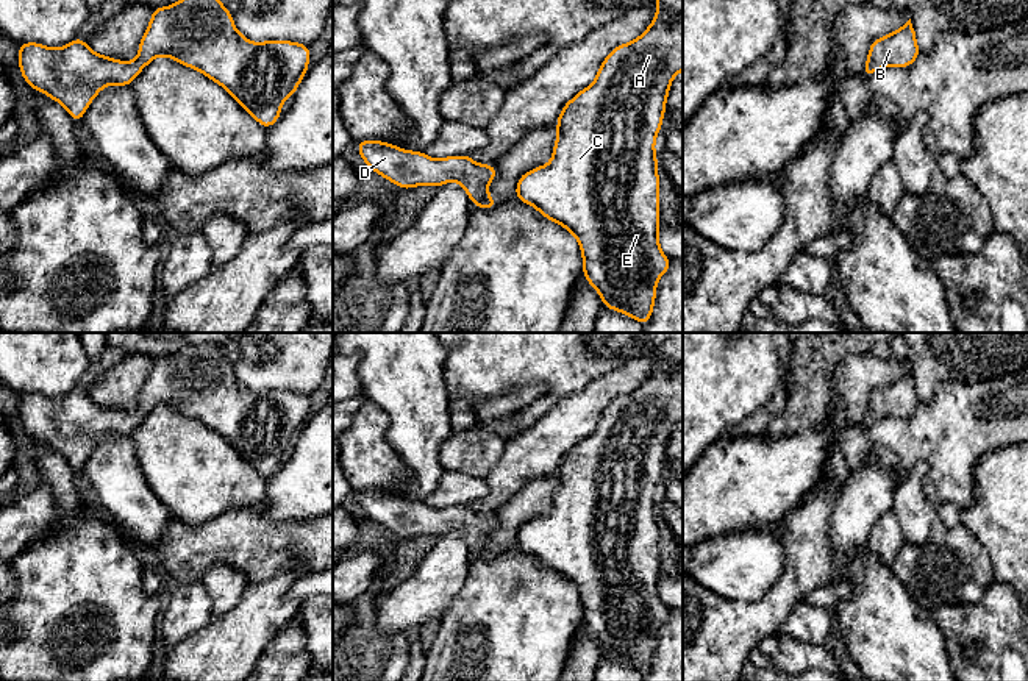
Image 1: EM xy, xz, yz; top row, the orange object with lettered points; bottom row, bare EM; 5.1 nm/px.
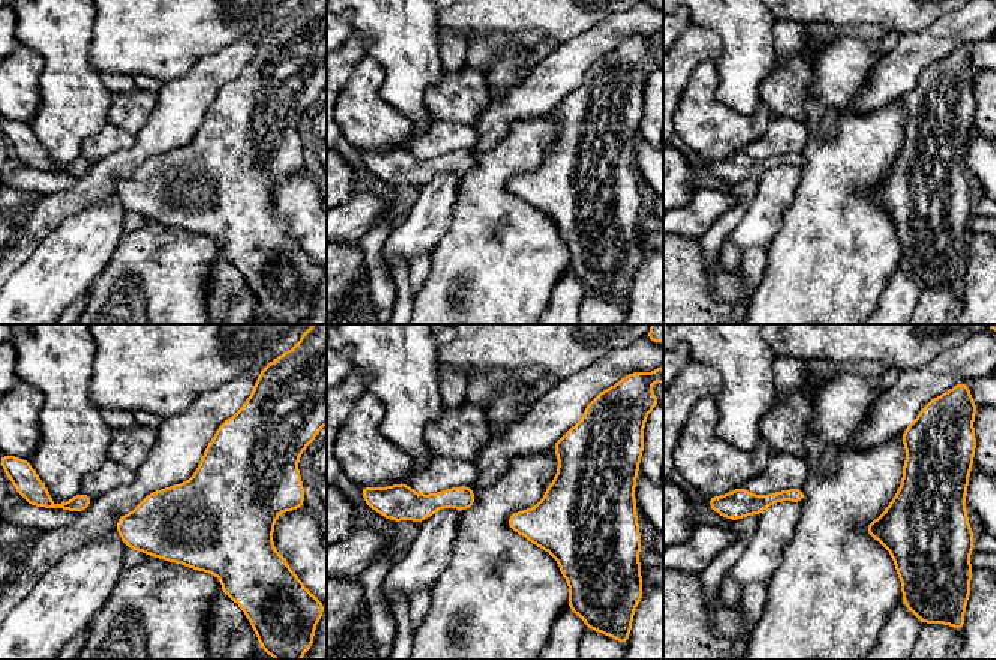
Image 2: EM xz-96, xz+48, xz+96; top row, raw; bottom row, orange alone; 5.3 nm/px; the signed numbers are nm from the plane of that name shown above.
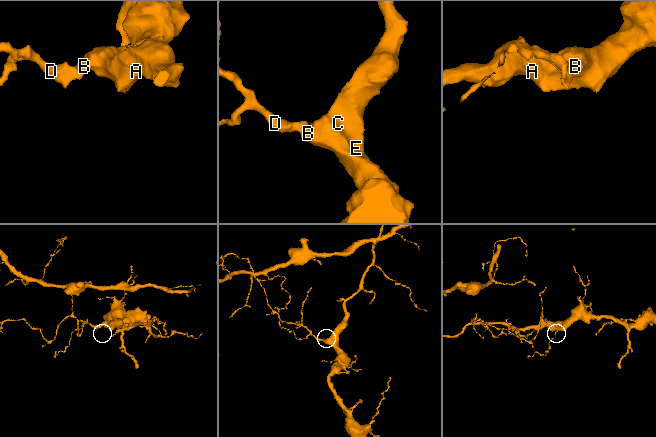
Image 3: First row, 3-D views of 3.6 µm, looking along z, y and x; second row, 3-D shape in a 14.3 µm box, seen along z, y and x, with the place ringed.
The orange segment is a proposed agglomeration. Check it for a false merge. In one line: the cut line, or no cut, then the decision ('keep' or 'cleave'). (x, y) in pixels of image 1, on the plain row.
cut none; keep

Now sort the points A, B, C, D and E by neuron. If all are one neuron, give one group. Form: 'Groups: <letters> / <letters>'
Groups: A B C D E

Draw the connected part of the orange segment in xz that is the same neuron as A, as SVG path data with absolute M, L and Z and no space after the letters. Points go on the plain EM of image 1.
M670 333L670 336L659 344L653 353L658 356L658 361L651 375L636 390L612 398L601 412L595 431L589 437L580 440L570 451L564 455L556 470L558 487L553 495L551 511L547 515L539 515L534 520L525 522L516 536L516 545L519 551L531 554L545 569L562 575L578 589L583 604L583 623L591 636L600 644L603 656L623 662L644 676L653 662L653 653L656 650L656 631L669 620L670 615L670 609L659 598L659 528L655 489L661 480L662 467L666 464L666 450L672 430L680 420L683 420L683 333Z

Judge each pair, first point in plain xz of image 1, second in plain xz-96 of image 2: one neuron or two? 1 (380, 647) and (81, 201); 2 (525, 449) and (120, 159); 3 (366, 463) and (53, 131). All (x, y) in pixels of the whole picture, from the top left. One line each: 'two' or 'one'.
1: two
2: one
3: two

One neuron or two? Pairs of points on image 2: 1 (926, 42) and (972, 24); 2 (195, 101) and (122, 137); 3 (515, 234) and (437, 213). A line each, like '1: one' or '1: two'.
1: one
2: two
3: two

